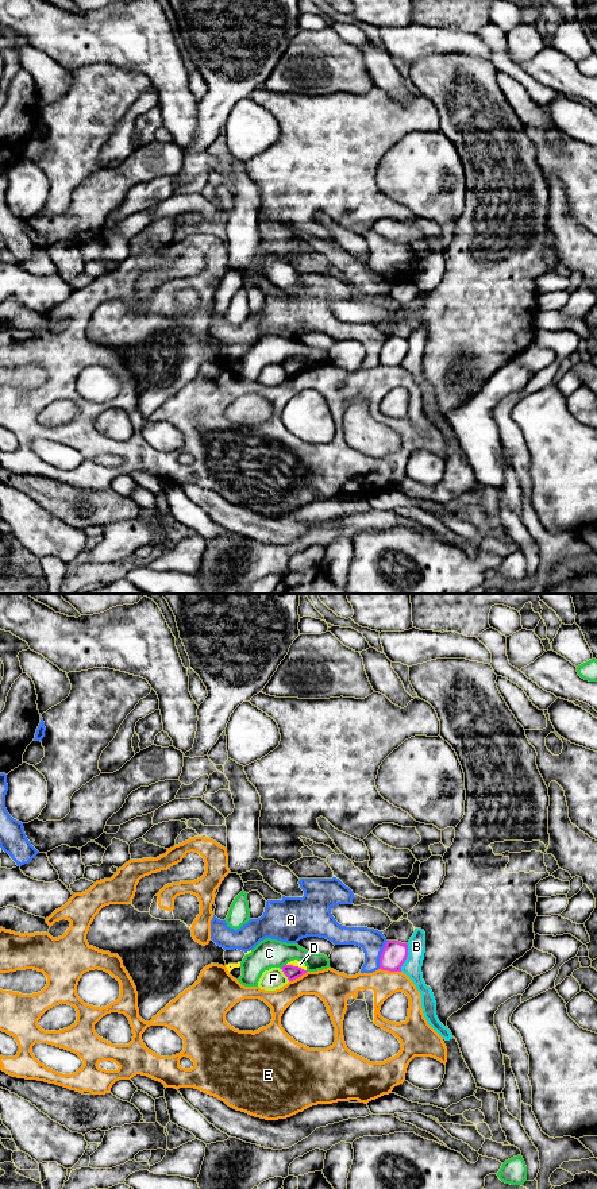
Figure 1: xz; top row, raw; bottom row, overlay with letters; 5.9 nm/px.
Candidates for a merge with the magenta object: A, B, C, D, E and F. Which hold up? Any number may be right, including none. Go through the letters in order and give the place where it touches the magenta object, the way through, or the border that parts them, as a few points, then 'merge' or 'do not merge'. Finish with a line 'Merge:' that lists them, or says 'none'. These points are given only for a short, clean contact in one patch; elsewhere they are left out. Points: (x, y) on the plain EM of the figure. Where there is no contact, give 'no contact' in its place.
A: xz (381, 350) | do not merge
B: xz (405, 354) | along xz (408, 340), (408, 351), (400, 366) | do not merge
C: xz (282, 362) | do not merge
D: xz (296, 362) | along xz (287, 359), (305, 366) | do not merge
E: xz (391, 366) | do not merge
F: xz (284, 369) | do not merge
Merge: none

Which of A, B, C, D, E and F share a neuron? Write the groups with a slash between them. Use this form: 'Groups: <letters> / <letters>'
Groups: A / B / C / D / E / F

